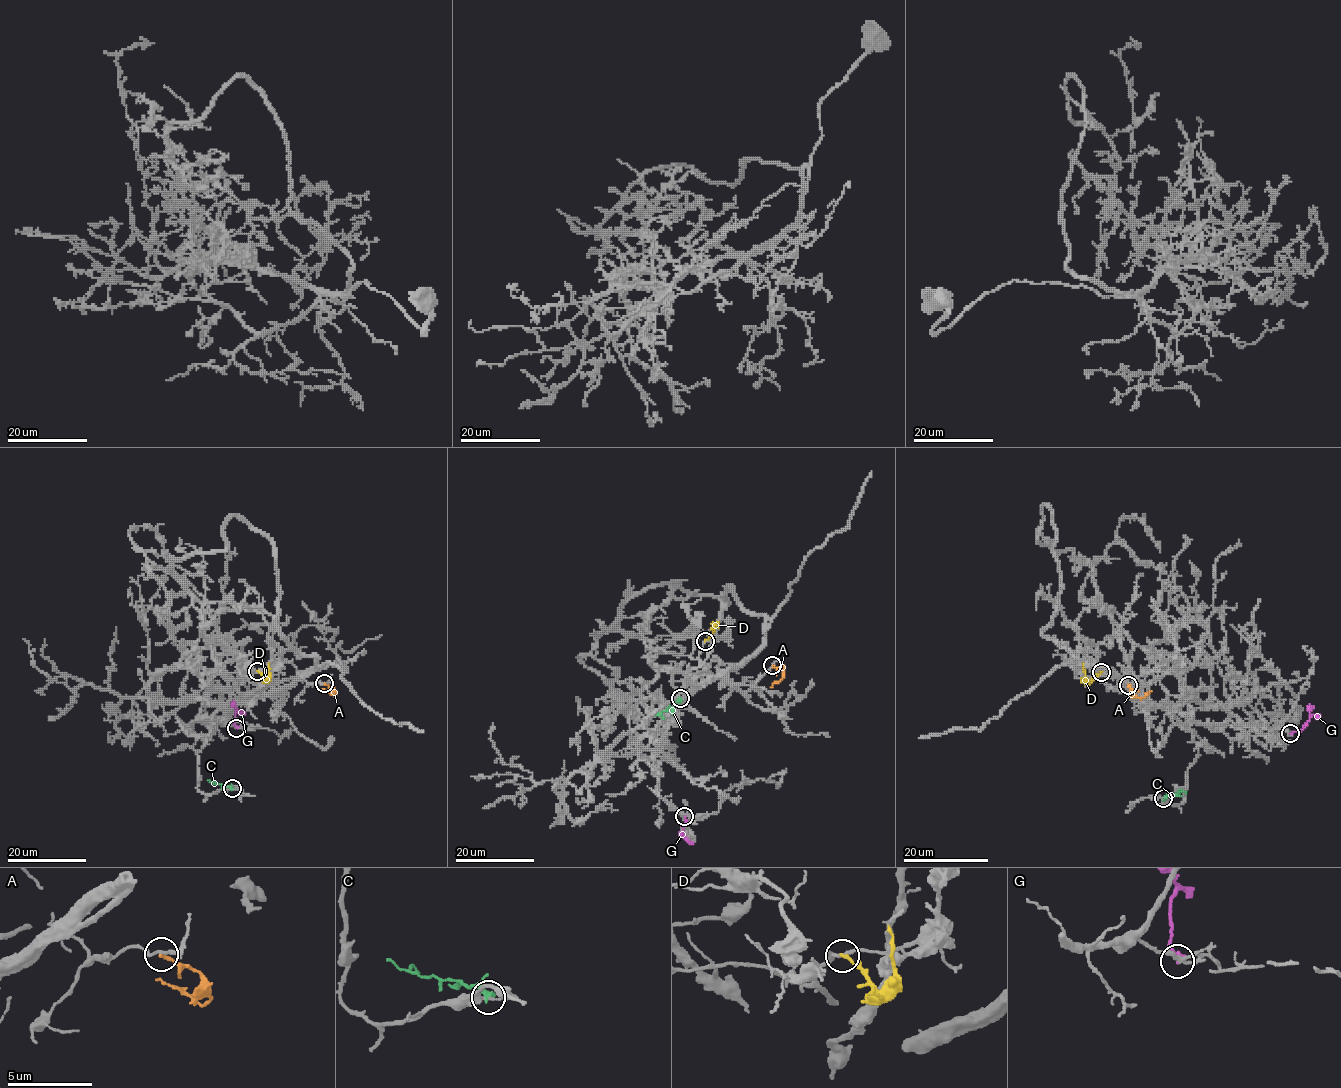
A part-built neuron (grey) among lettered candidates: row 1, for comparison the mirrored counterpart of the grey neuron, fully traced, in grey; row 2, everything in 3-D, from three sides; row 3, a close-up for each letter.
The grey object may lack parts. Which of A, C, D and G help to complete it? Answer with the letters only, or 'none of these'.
none of these

